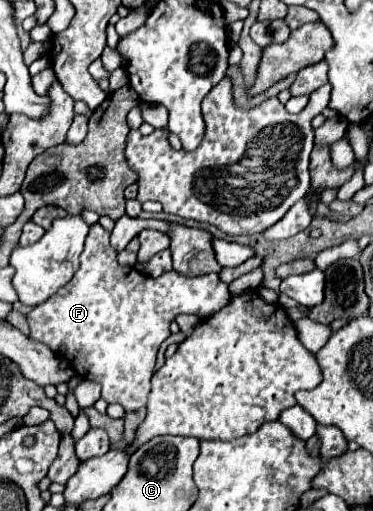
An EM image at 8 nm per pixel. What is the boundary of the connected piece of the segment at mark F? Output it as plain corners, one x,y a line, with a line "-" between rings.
101,224
91,226
85,250
81,252
81,266
57,294
53,294
47,302
35,306
27,316
31,326
31,338
47,344
59,358
65,358
79,378
87,378
101,384
101,398
121,404
127,412
135,412
147,404
147,396
151,390
151,376
157,362
157,352
161,342
171,334
169,324
179,314
193,316
211,316
223,304
229,302
229,286
219,280
217,274
205,276
181,276
179,272
165,272
159,278
145,276
133,266
121,266
117,262
117,252
109,244
109,232
101,228

